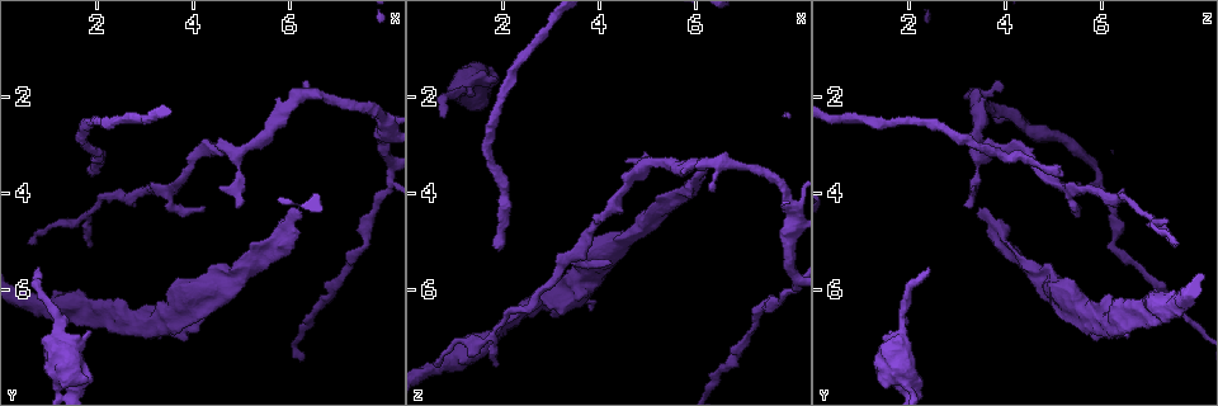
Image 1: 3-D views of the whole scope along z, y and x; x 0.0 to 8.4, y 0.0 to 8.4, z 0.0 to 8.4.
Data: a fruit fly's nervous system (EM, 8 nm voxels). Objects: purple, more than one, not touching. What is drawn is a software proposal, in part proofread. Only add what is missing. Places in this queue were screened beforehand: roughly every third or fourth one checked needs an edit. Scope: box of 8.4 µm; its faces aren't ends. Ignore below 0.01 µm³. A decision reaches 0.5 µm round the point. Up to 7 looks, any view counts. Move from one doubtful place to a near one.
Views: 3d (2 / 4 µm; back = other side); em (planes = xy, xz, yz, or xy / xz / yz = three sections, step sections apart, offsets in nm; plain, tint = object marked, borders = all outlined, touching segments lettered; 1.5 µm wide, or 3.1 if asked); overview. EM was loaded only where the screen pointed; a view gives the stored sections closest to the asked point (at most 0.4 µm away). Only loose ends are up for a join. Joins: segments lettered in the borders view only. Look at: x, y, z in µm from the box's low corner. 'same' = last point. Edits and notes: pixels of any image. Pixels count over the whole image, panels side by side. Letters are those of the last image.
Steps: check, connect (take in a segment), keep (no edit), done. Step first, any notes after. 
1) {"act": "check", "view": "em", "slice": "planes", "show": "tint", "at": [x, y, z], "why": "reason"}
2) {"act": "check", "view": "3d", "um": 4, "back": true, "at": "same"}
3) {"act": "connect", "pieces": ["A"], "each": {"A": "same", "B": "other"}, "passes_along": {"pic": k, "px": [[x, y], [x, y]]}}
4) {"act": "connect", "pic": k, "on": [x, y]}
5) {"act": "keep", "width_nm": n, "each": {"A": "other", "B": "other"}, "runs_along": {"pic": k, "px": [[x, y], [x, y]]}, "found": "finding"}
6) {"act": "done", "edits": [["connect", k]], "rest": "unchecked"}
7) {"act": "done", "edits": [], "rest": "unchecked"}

{"act": "check", "view": "em", "slice": "planes", "show": "plain", "at": [1.90, 3.60, 5.20], "why": "an open end"}

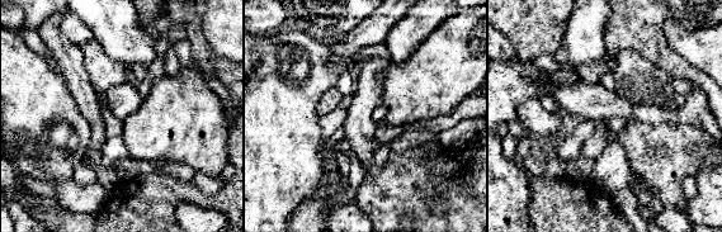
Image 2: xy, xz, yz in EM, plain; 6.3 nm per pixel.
{"act": "check", "view": "em", "slice": "planes", "show": "borders", "at": "same"}

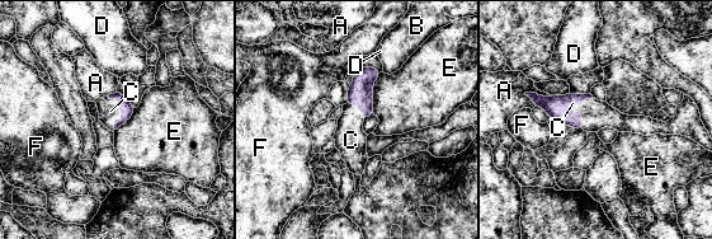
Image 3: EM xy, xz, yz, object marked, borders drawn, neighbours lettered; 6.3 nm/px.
{"act": "connect", "pieces": ["C"], "each": {"A": "other", "B": "other", "C": "same", "D": "other", "E": "other", "F": "other"}, "passes_along": {"pic": 3, "px": [[126, 108], [119, 112], [109, 108]]}, "found": "it goes on there"}

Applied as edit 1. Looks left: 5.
{"act": "check", "view": "overview", "why": "see it whole again"}

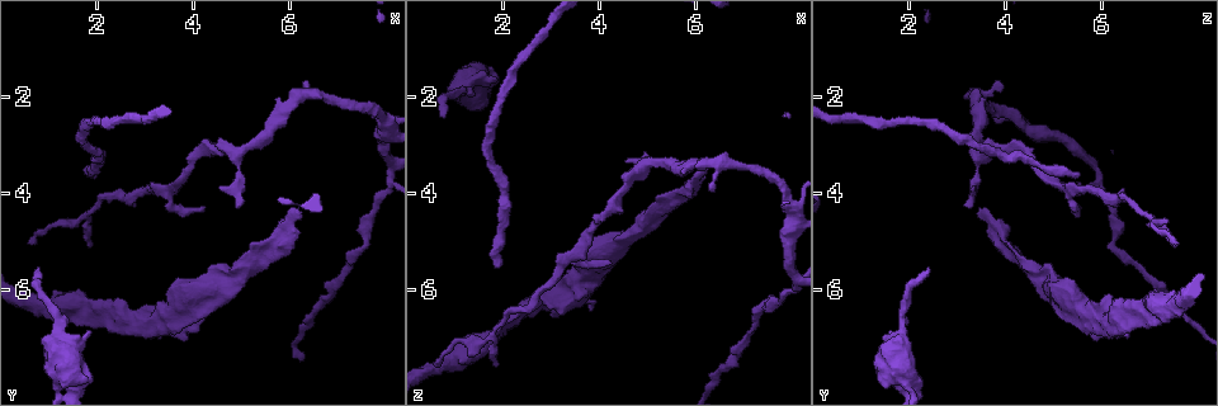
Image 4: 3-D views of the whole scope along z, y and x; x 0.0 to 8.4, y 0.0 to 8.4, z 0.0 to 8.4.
{"act": "check", "view": "em", "slice": "planes", "show": "borders", "at": [0.80, 5.55, 2.40], "why": "branch stops here"}

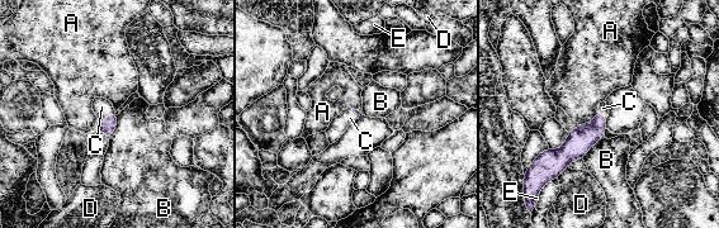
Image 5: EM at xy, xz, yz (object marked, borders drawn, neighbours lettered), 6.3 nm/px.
{"act": "connect", "pieces": ["C"], "each": {"A": "other", "B": "other", "C": "same", "D": "other", "E": "other"}, "passes_along": {"pic": 5, "px": [[108, 127], [107, 117], [102, 107]]}, "found": "it goes on there"}

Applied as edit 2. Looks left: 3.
{"act": "check", "view": "overview", "why": "see it whole again"}

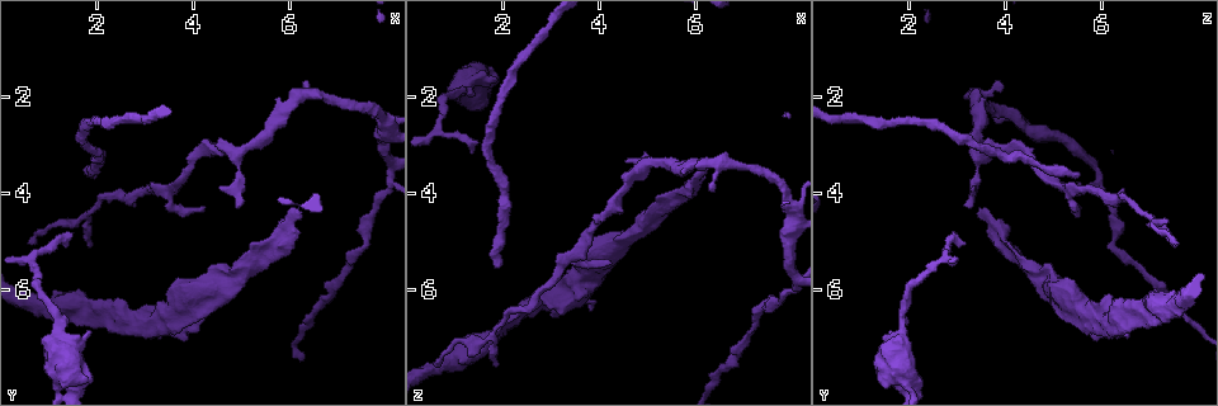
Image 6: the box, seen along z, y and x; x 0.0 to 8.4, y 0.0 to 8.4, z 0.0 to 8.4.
{"act": "check", "view": "em", "slice": "yz", "step": 4, "show": "borders", "at": [0.55, 5.00, 7.45], "why": "thin end"}

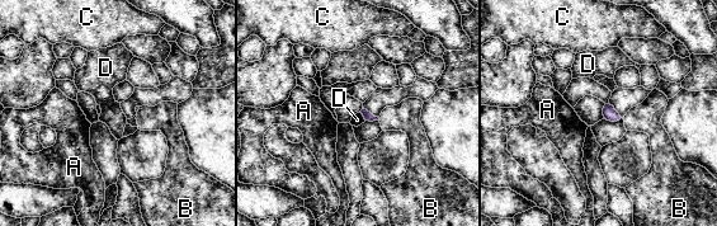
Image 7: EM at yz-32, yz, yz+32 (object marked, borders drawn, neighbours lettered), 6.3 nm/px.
{"act": "check", "view": "em", "slice": "xy", "step": 8, "show": "borders", "at": "same"}

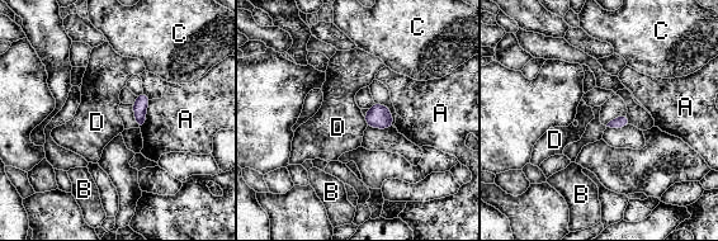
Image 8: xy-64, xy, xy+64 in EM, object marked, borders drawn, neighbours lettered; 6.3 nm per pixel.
{"act": "keep", "each": {"A": "other", "B": "other", "C": "other", "D": "other"}, "border": {"pic": 8, "px": [[363, 117], [367, 126]]}, "found": "no lettered segment goes on from it"}

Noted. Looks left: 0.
{"act": "done", "edits": [["connect", 3], ["connect", 5]], "rest": "unchecked"}

